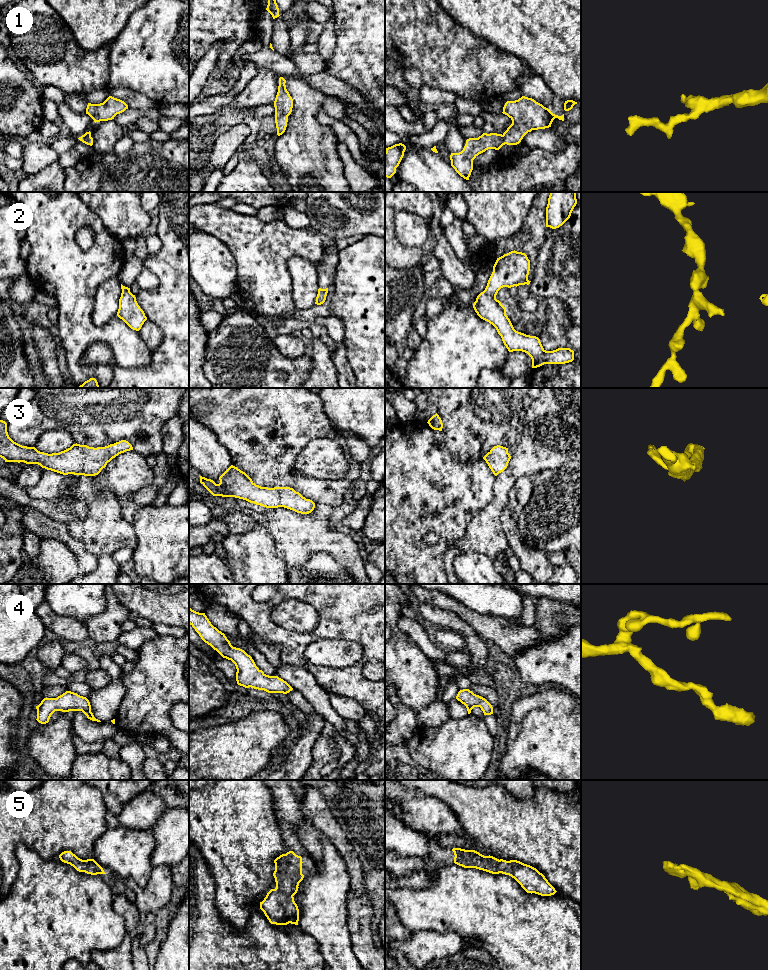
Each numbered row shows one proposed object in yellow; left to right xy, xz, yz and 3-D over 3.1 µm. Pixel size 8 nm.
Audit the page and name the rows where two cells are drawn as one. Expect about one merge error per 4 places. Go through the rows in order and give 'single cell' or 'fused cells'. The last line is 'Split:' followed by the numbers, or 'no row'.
1: single cell
2: single cell
3: single cell
4: single cell
5: single cell
Split: no row

